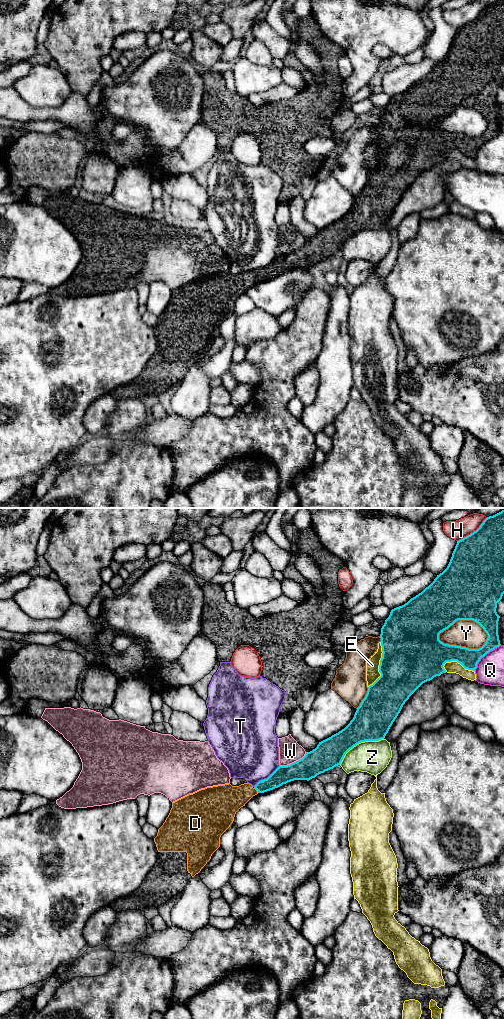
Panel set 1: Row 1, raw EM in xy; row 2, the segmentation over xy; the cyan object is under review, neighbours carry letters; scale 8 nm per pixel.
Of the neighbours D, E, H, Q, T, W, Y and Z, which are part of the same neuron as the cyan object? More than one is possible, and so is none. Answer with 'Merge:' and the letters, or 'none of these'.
Merge: D

